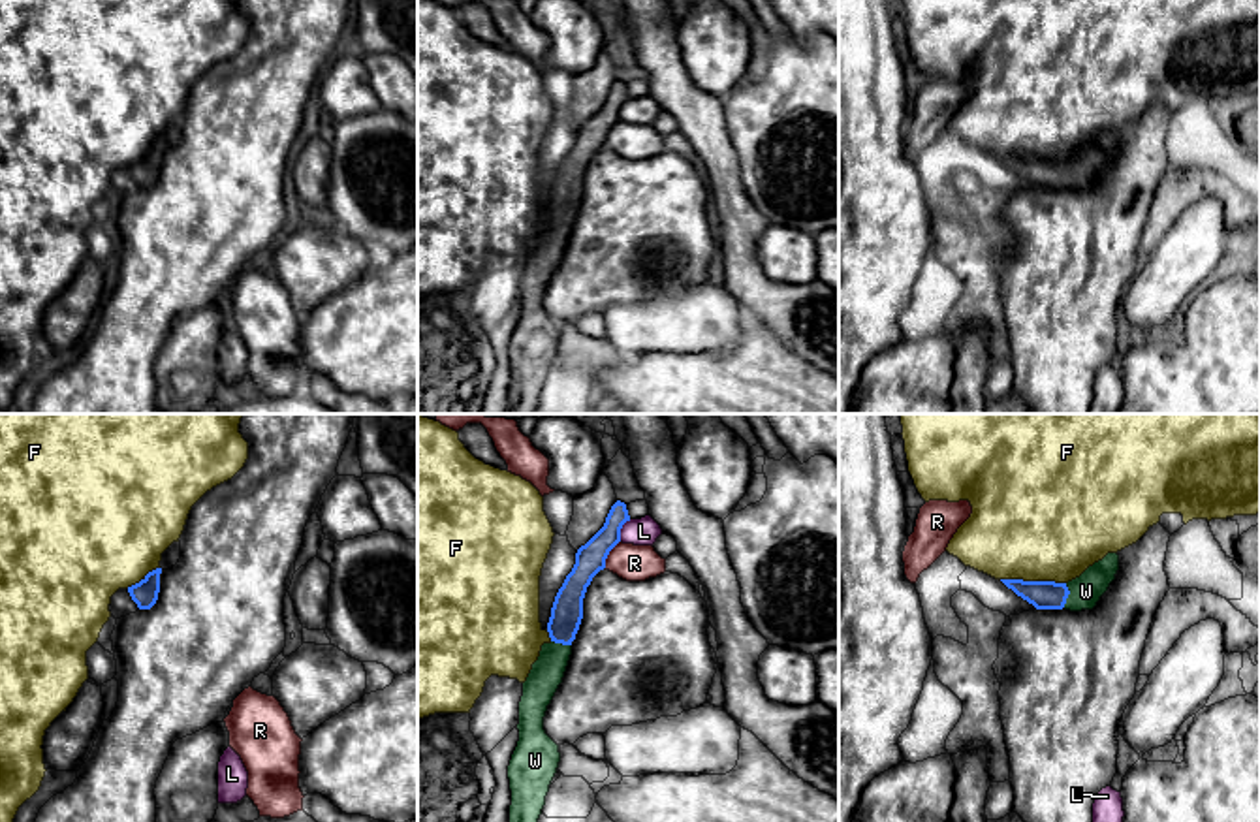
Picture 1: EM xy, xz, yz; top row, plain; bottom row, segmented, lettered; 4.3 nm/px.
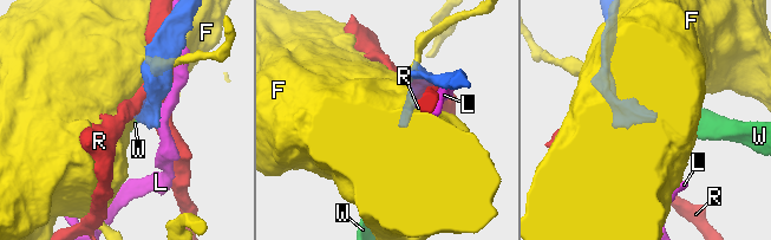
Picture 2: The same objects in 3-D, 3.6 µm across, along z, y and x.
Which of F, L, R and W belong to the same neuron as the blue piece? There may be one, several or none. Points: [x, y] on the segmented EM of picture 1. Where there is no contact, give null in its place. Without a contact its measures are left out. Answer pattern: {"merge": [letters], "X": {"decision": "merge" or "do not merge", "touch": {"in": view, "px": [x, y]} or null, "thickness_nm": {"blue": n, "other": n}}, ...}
{"merge": ["W"], "F": {"decision": "do not merge", "touch": {"in": "yz", "px": [1033, 582]}, "thickness_nm": {"blue": 130, "other": 500}}, "L": {"decision": "do not merge", "touch": {"in": "xz", "px": [621, 527]}, "thickness_nm": {"blue": 130, "other": 120}}, "R": {"decision": "do not merge", "touch": {"in": "xz", "px": [608, 553]}, "thickness_nm": {"blue": 130, "other": 160}}, "W": {"decision": "merge", "touch": {"in": "yz", "px": [1069, 593]}, "thickness_nm": {"blue": 130, "other": 140}}}

